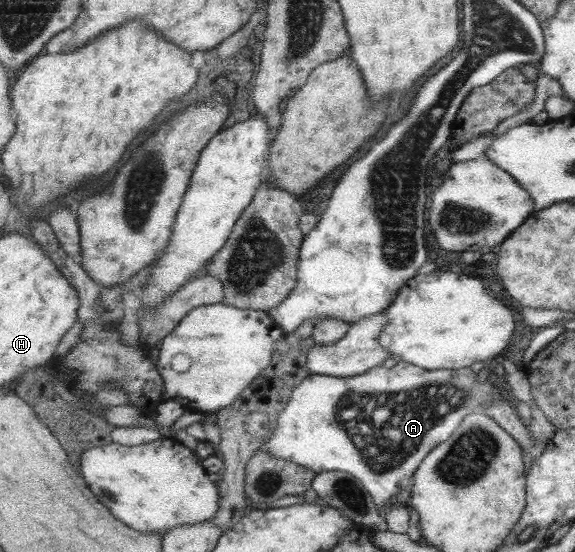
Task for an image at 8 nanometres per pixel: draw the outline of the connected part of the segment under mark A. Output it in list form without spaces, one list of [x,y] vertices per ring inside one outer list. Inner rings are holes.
[[[402,360],[396,362],[392,368],[378,365],[357,376],[332,377],[310,373],[295,387],[288,406],[278,418],[278,428],[268,440],[265,449],[275,458],[311,469],[315,475],[320,471],[344,471],[352,475],[364,486],[377,511],[384,514],[388,510],[390,497],[394,497],[400,489],[411,483],[412,473],[420,465],[422,457],[436,443],[446,441],[450,431],[458,427],[464,415],[480,411],[484,405],[490,405],[490,402],[500,401],[501,388],[500,384],[490,384],[486,381],[478,383],[476,375],[474,372],[470,373],[468,367],[427,370]],[[374,393],[388,393],[390,399],[374,399]],[[378,407],[390,411],[388,421],[378,421],[376,415],[372,417]]]

